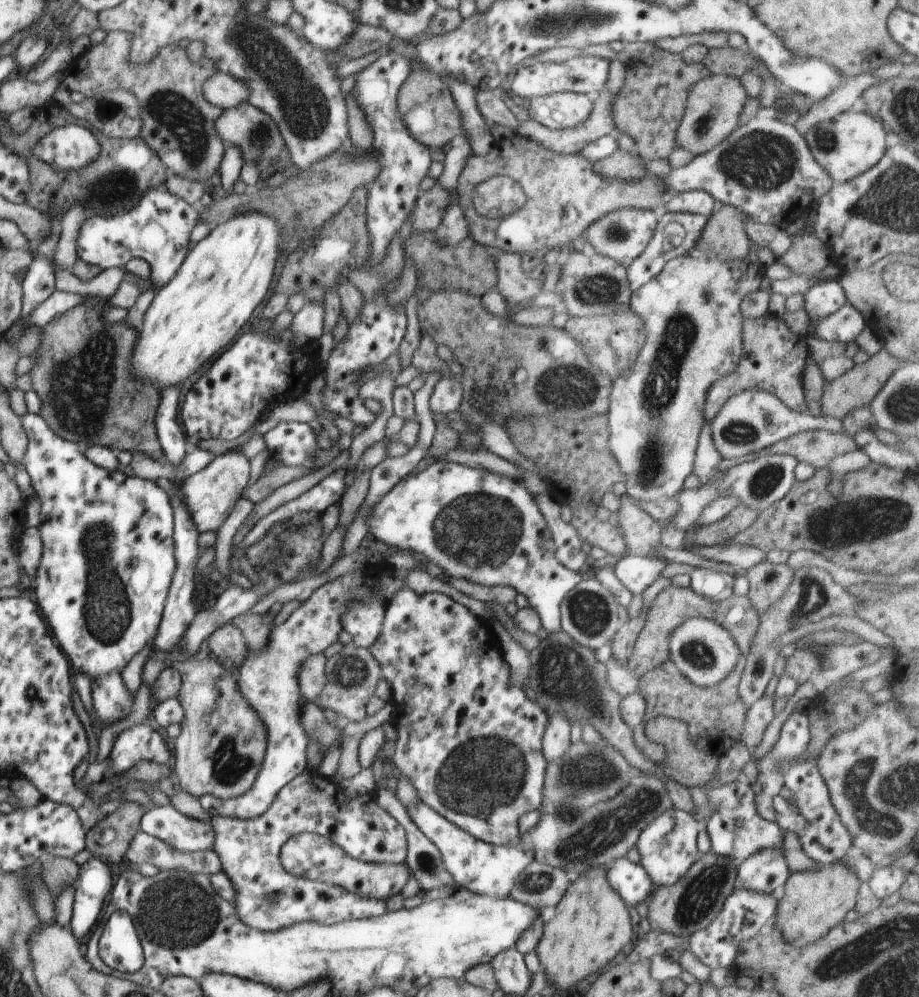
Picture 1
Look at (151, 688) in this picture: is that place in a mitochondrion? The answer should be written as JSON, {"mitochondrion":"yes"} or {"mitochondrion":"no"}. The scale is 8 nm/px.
{"mitochondrion":"no"}

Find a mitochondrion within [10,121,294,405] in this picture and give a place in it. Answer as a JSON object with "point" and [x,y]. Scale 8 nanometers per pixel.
{"point":[122,187]}

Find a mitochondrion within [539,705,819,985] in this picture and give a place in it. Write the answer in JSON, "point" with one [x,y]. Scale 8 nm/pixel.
{"point":[596,806]}

